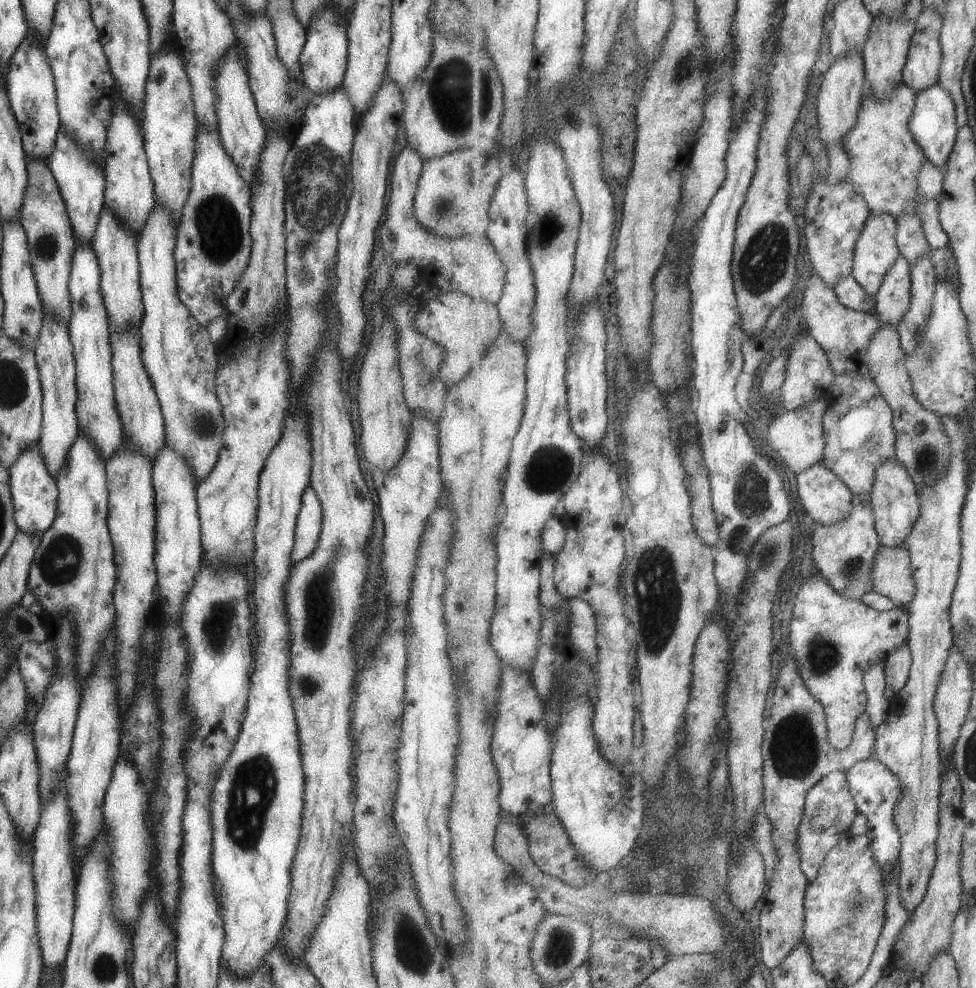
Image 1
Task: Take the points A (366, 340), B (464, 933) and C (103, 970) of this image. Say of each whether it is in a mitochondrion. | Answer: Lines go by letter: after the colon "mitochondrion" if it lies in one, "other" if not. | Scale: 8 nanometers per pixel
A: other
B: other
C: mitochondrion

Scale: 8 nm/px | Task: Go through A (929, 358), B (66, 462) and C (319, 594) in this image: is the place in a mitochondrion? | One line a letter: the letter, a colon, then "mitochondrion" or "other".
A: mitochondrion
B: other
C: mitochondrion

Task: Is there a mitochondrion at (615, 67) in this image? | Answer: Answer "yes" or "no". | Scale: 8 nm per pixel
no

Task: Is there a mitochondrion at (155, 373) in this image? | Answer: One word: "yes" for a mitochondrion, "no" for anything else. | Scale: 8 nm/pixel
no

